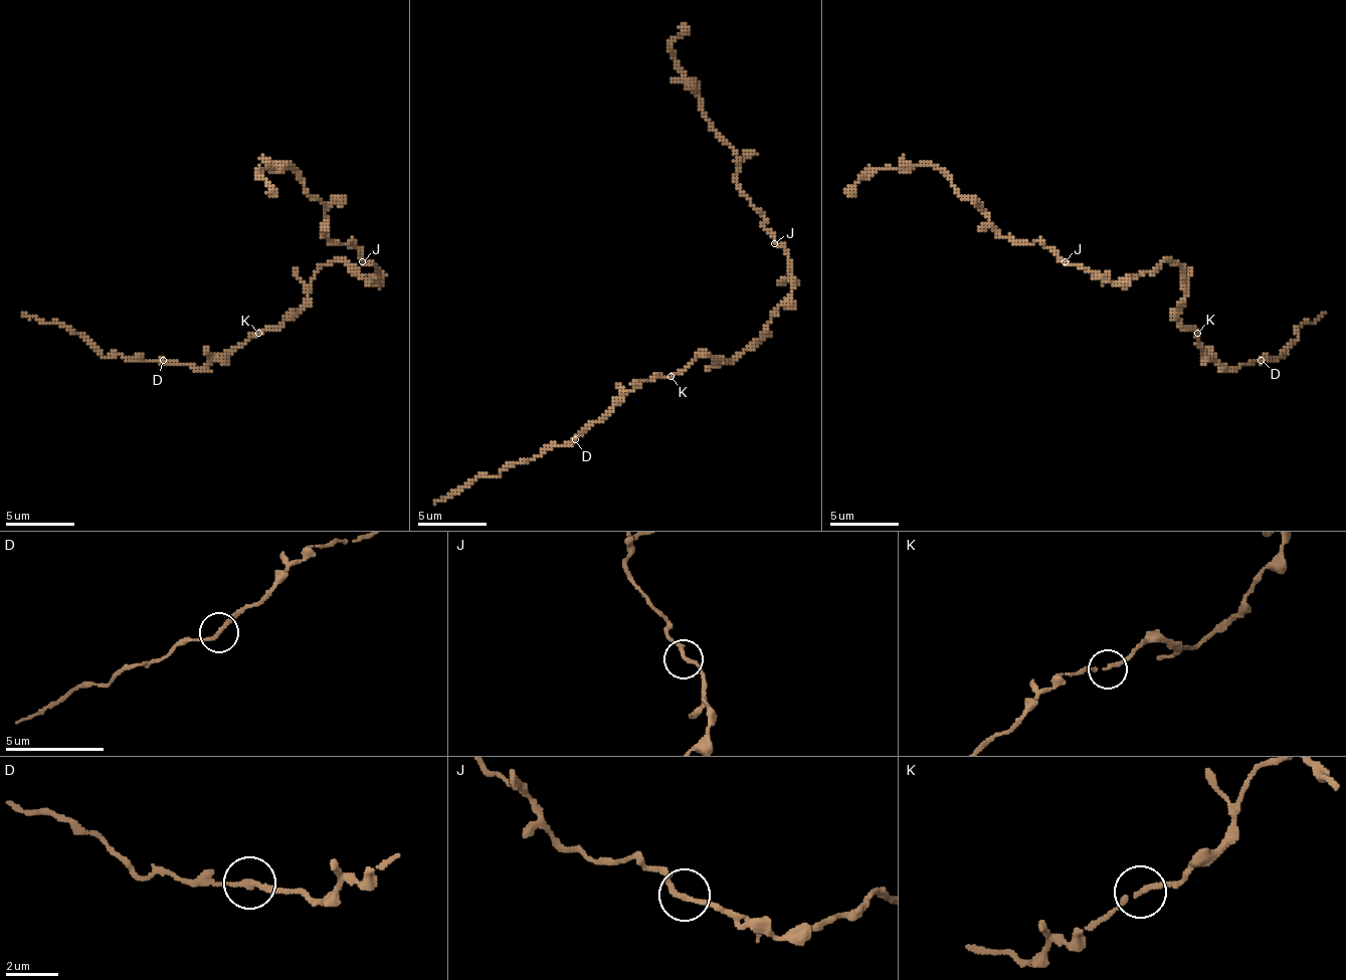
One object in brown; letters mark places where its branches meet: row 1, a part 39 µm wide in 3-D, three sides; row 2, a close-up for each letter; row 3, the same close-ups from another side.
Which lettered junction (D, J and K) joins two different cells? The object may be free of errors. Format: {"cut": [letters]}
{"cut": []}

